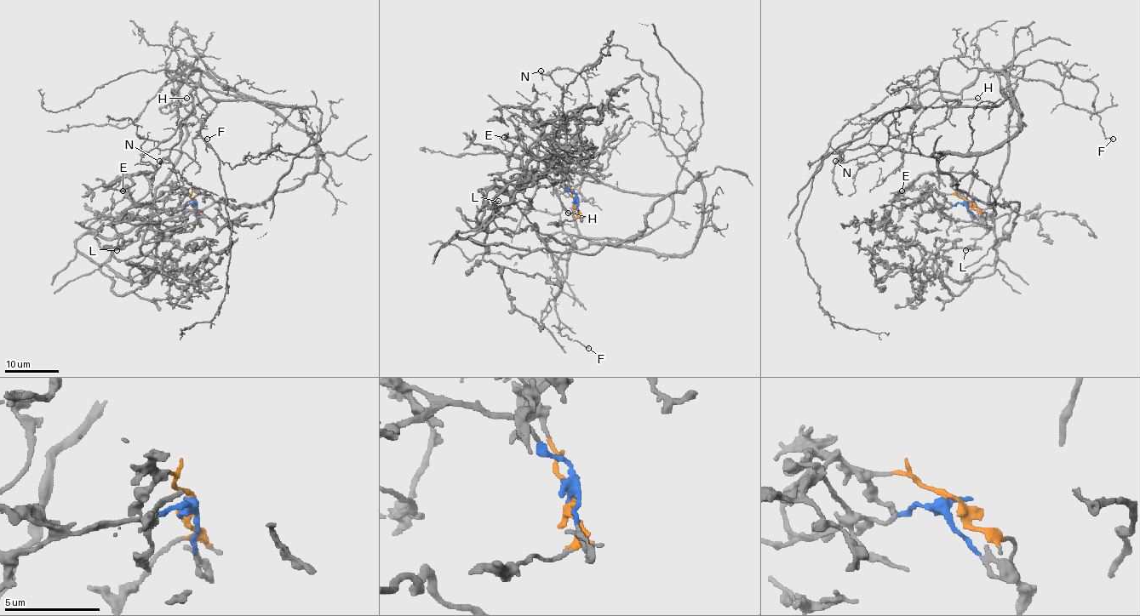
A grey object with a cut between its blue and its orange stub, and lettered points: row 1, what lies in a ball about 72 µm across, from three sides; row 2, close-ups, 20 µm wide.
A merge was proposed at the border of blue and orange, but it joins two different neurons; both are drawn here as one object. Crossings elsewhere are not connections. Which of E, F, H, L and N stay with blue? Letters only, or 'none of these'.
E, F, H, N

